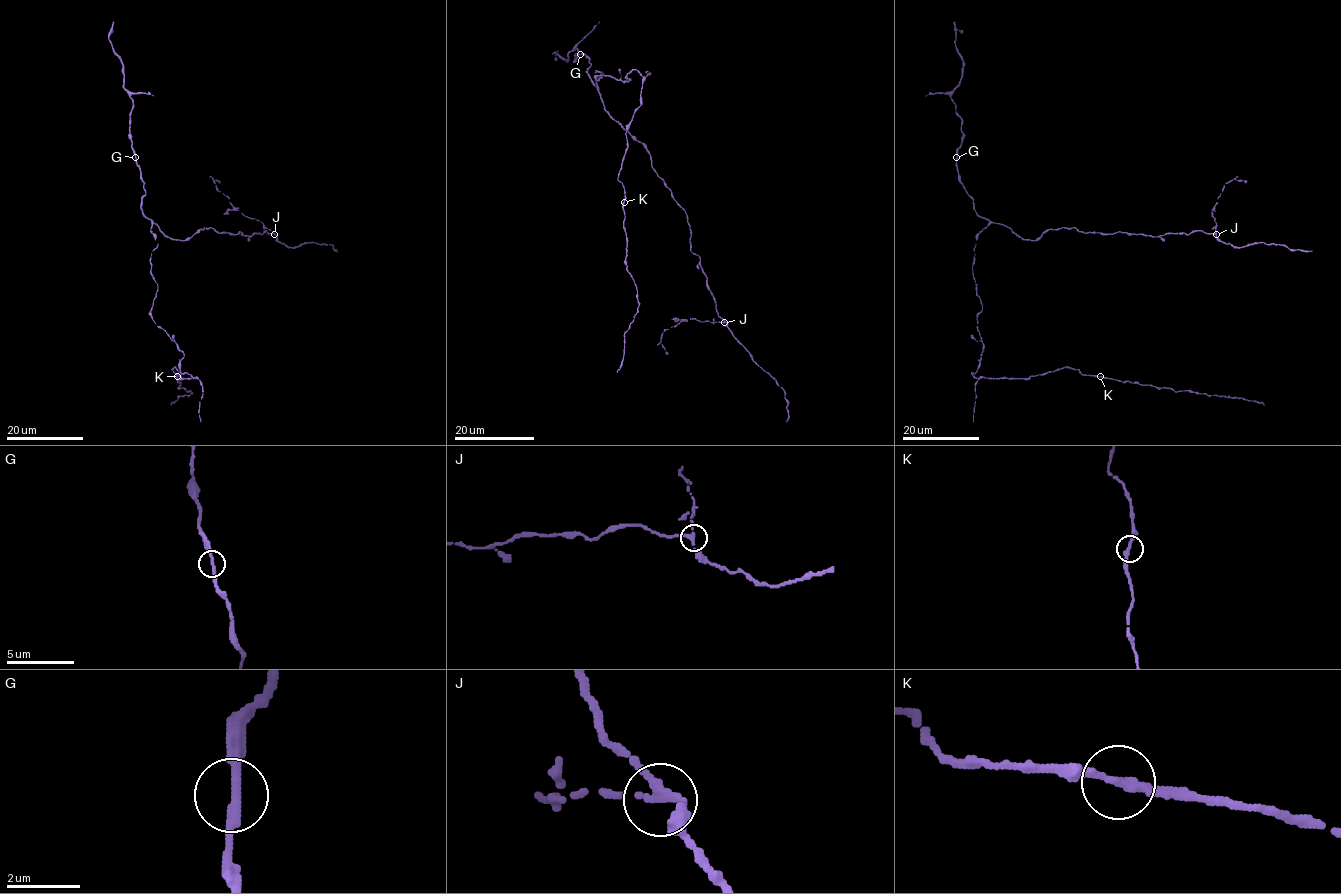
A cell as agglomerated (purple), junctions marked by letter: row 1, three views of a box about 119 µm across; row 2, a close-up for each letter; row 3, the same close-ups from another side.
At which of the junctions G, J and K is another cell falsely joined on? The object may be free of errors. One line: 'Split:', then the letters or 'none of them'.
Split: J

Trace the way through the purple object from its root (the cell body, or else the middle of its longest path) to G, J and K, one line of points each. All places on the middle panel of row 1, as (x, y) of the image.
G: (596, 70), (596, 73), (603, 74), (596, 79), (597, 88), (586, 72), (591, 65), (589, 60), (580, 54)
J: (596, 70), (603, 74), (596, 85), (604, 108), (644, 145), (685, 211), (691, 252), (700, 258), (725, 323)
K: (596, 70), (603, 74), (597, 81), (598, 75), (629, 81), (633, 70), (643, 77), (618, 175), (624, 202)

